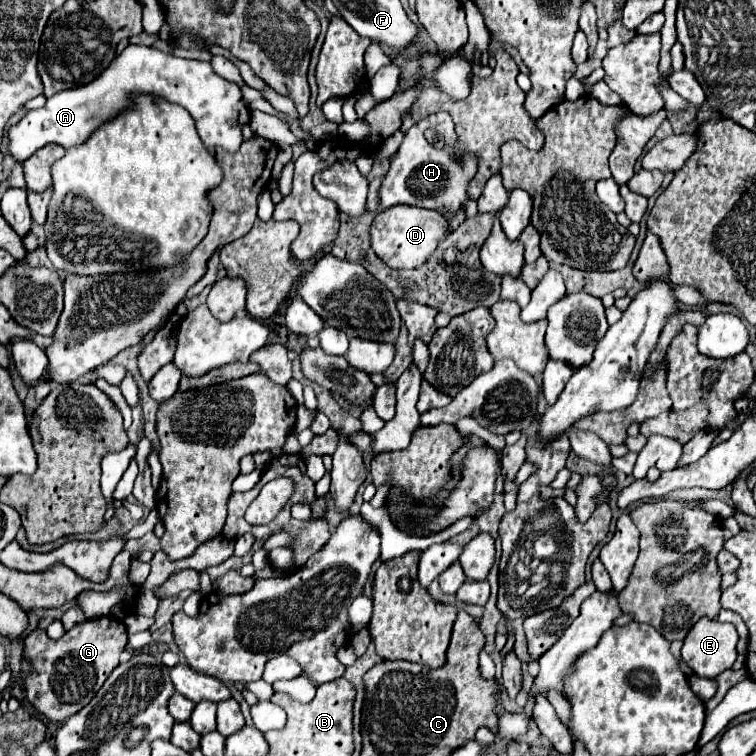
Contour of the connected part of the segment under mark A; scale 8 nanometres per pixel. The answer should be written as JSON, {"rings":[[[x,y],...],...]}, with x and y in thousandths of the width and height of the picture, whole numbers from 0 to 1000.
{"rings":[[[168,60],[149,83],[123,110],[81,120],[62,131],[60,142],[38,147],[20,168],[12,171],[12,200],[22,213],[38,210],[52,194],[78,189],[83,194],[102,194],[144,157],[152,157],[176,139],[176,128],[202,126],[245,142],[258,157],[269,192],[282,202],[287,194],[308,202],[321,189],[321,165],[332,157],[332,144],[321,134],[319,115],[287,99],[276,81],[239,78],[216,70],[205,62]]]}

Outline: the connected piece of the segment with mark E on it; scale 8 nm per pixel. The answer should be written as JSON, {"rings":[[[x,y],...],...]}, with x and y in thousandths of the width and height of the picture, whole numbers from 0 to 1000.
{"rings":[[[925,819],[906,843],[901,872],[925,896],[948,896],[975,872],[975,832],[948,819]]]}

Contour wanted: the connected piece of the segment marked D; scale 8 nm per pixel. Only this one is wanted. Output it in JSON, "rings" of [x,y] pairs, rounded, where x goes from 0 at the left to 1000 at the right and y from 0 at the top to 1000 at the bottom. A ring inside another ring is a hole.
{"rings":[[[520,271],[496,284],[491,298],[491,324],[496,335],[520,356],[552,356],[567,345],[567,337],[591,313],[591,290],[581,279],[567,279],[546,271]]]}

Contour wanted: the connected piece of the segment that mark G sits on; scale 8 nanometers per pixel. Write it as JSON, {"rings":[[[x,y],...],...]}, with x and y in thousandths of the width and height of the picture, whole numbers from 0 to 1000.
{"rings":[[[142,813],[134,819],[118,819],[110,821],[104,827],[99,827],[97,832],[91,832],[81,845],[65,845],[60,832],[46,832],[33,843],[33,869],[44,877],[44,890],[38,896],[33,896],[33,914],[36,914],[36,925],[67,954],[86,954],[94,946],[99,946],[102,940],[107,940],[120,925],[123,919],[134,911],[134,906],[139,903],[139,898],[144,896],[144,890],[157,880],[157,869],[163,864],[168,853],[168,832],[163,827],[163,821]]]}

